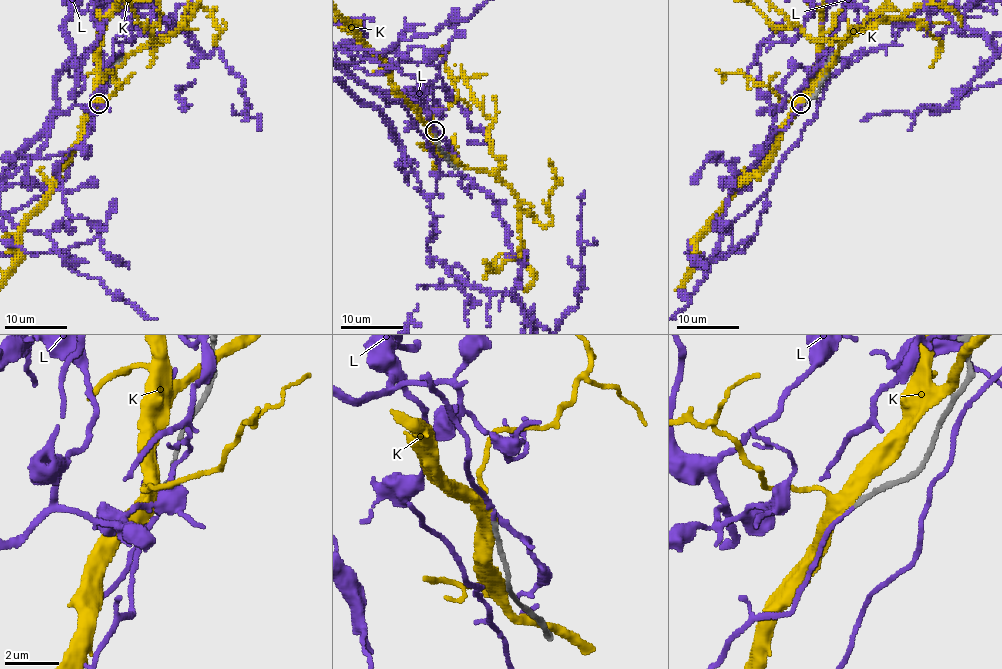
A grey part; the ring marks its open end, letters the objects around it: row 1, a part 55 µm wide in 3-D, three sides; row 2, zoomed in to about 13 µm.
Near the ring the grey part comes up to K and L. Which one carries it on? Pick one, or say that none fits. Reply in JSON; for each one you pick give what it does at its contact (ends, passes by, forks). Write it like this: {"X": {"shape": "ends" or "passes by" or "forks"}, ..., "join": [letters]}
{"L": {"shape": "ends"}, "join": ["L"]}

